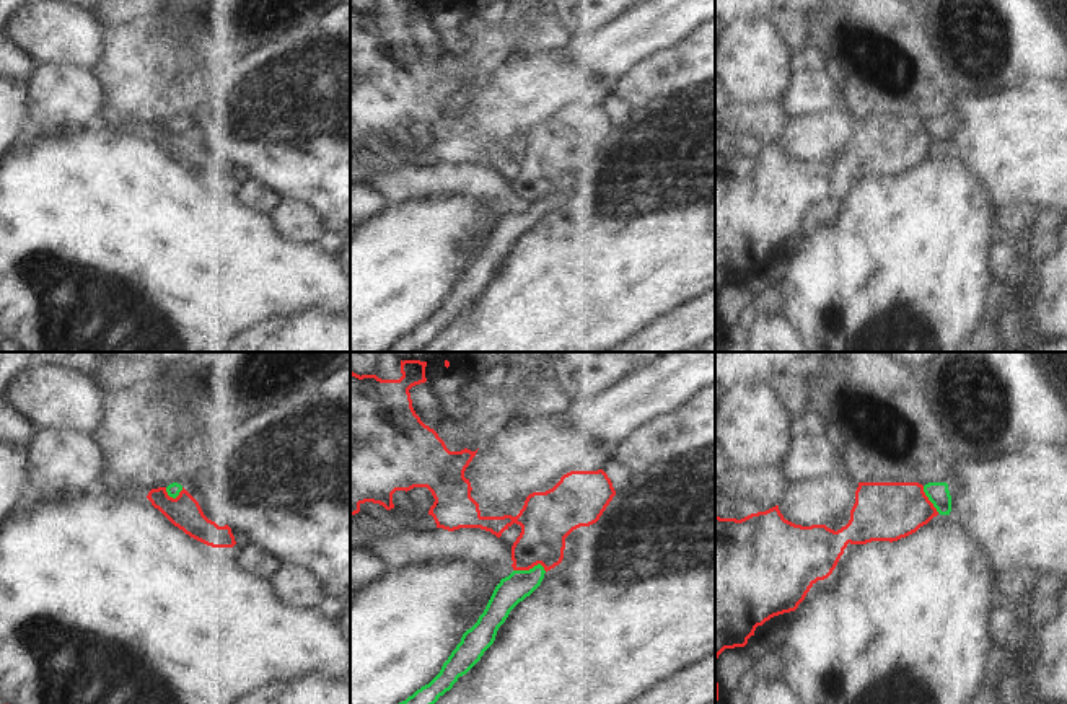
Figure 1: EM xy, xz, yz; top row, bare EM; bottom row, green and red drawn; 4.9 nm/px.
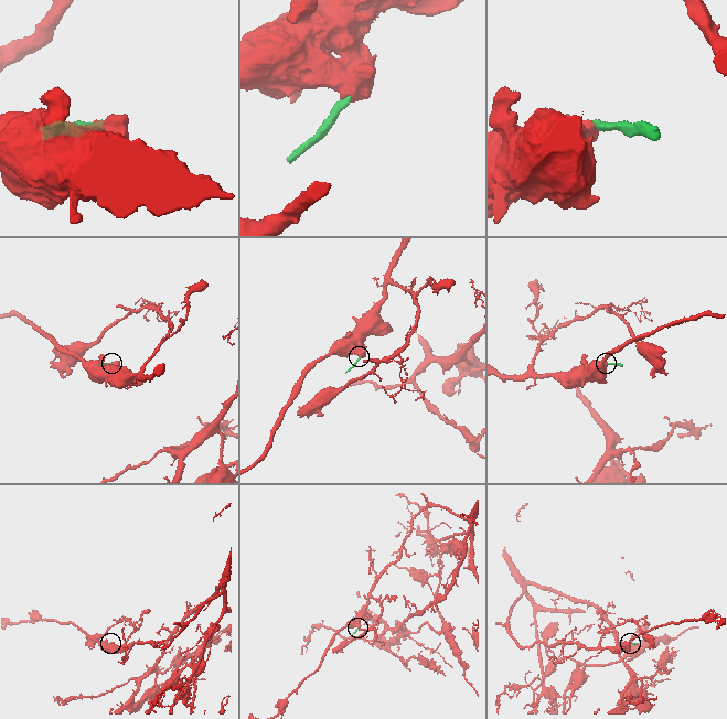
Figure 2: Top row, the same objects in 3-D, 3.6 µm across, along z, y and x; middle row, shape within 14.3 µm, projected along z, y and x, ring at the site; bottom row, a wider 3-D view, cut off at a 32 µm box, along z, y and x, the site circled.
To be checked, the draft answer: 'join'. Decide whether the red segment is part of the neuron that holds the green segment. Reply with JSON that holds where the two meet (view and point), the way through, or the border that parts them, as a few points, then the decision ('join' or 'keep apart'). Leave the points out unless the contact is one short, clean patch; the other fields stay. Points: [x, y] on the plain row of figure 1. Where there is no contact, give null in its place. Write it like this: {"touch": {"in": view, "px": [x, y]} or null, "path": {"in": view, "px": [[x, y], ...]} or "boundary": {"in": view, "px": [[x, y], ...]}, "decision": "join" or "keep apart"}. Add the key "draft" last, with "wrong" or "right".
{"touch": {"in": "xz", "px": [530, 204]}, "boundary": {"in": "xz", "px": [[513, 206], [528, 206], [538, 199], [546, 206]]}, "decision": "keep apart", "draft": "wrong"}

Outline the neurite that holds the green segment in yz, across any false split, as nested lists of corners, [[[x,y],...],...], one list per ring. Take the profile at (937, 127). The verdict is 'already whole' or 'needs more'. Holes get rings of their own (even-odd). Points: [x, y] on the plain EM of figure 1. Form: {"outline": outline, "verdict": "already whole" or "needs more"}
{"outline": [[[929,117],[924,121],[924,127],[940,150],[950,150],[951,130],[946,117]]], "verdict": "already whole"}

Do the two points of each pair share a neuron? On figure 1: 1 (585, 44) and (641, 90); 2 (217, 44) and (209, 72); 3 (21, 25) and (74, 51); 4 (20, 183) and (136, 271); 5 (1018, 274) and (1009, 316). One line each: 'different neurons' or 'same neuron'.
1: different neurons
2: different neurons
3: same neuron
4: same neuron
5: same neuron

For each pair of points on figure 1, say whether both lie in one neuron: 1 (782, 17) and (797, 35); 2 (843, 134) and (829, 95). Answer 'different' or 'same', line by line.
1: same
2: different

